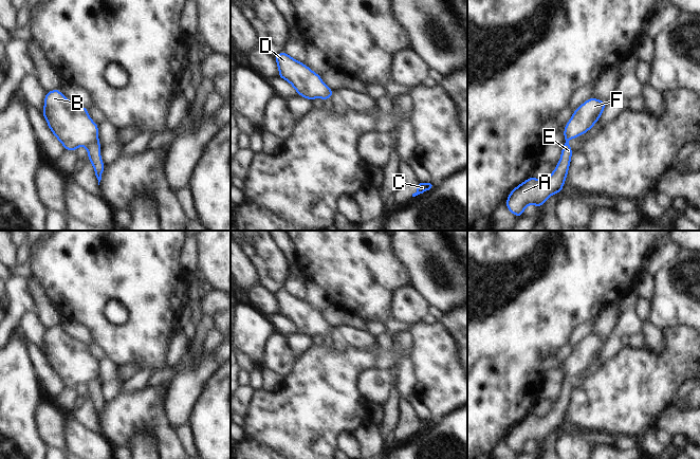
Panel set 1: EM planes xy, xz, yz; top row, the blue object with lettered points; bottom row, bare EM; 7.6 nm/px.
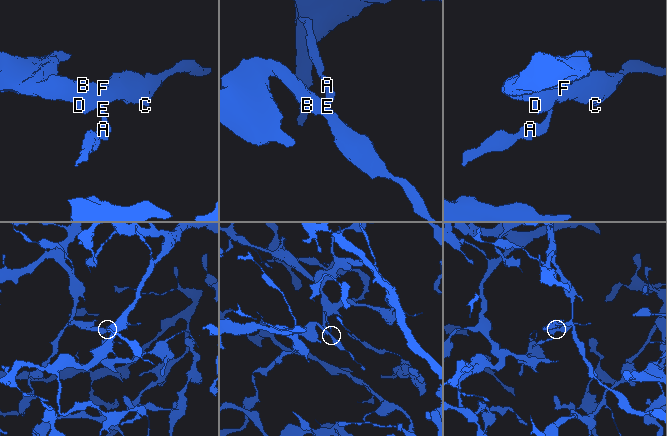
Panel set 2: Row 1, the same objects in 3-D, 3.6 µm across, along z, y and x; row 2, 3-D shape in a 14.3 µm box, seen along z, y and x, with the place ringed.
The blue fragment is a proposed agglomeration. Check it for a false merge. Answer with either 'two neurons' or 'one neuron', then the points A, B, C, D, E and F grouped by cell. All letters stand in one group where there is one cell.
two neurons; A E / B C D F

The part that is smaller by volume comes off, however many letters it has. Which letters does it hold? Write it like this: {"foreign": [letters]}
{"foreign": ["A", "E"]}

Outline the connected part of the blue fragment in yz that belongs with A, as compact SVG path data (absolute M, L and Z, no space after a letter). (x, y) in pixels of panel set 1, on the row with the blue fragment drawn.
M565 141L561 157L553 172L545 180L538 180L531 176L523 183L513 188L506 199L506 209L516 217L523 217L527 205L533 204L541 208L550 196L553 194L560 195L568 176L572 153L570 144Z

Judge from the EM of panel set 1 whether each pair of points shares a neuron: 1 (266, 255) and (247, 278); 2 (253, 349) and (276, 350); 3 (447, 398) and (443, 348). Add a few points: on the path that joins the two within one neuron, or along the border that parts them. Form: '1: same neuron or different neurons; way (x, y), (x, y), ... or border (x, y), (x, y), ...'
1: different neurons; border (241, 249), (253, 265), (259, 281)
2: different neurons; border (274, 332), (265, 342), (263, 357), (260, 361)
3: same neuron; way (443, 385), (443, 361)

